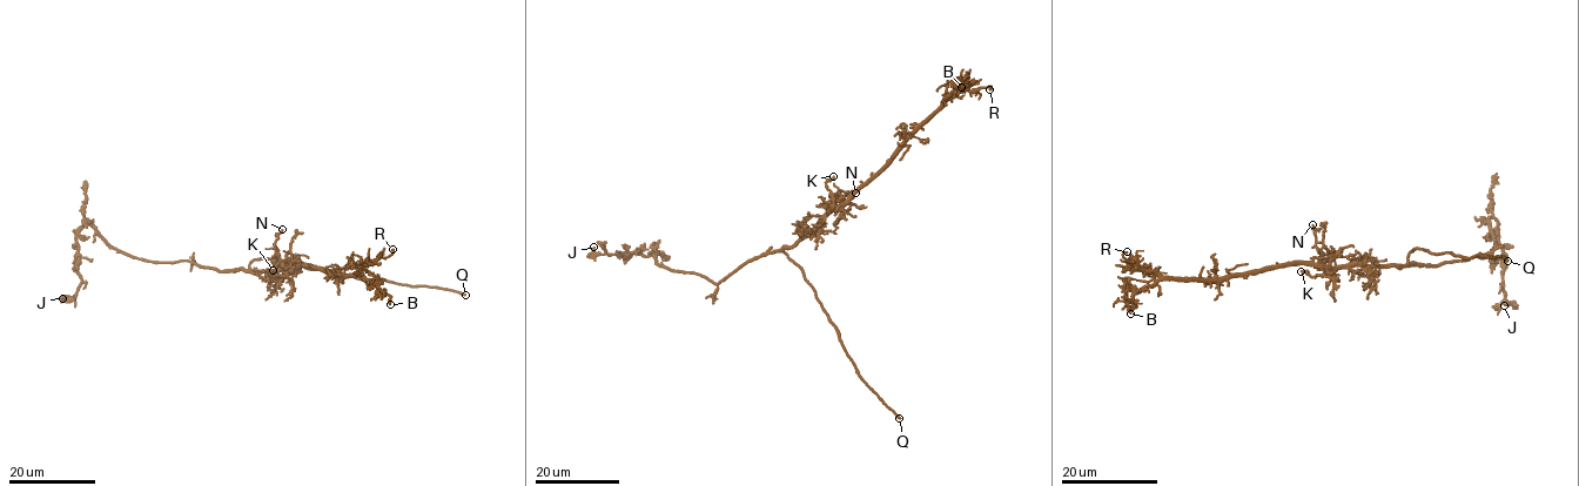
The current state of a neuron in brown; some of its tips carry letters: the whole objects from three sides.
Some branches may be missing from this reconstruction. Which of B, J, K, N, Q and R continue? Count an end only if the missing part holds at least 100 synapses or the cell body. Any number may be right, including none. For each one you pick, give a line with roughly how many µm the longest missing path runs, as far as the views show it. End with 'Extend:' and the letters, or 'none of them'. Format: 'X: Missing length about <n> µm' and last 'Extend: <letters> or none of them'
Q: Missing length about 15 µm
Extend: Q

